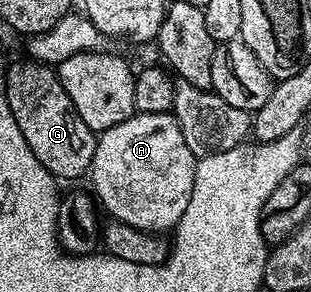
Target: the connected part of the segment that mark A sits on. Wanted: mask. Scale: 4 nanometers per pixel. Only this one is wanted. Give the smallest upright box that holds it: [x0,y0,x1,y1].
[88,113,196,235]

